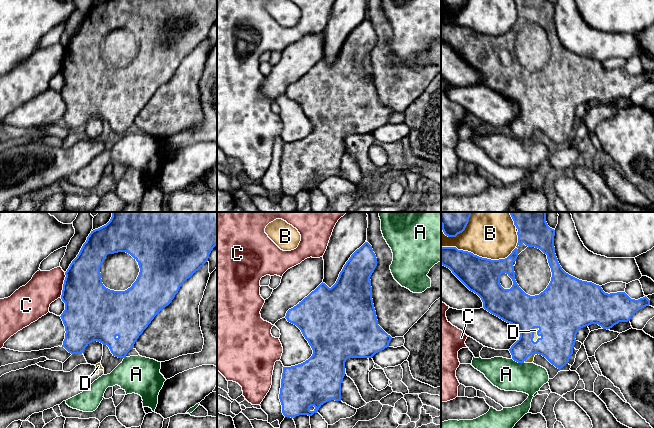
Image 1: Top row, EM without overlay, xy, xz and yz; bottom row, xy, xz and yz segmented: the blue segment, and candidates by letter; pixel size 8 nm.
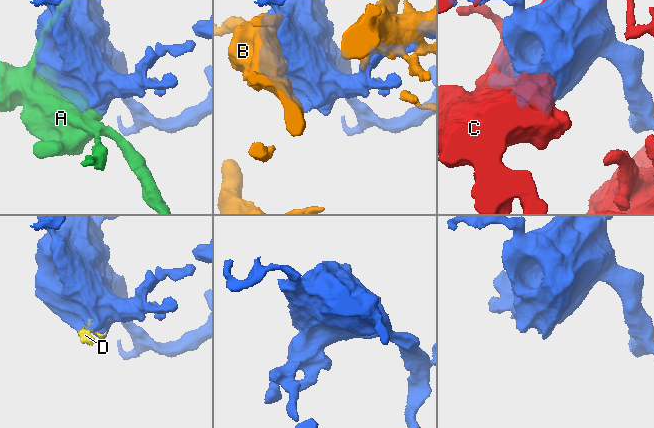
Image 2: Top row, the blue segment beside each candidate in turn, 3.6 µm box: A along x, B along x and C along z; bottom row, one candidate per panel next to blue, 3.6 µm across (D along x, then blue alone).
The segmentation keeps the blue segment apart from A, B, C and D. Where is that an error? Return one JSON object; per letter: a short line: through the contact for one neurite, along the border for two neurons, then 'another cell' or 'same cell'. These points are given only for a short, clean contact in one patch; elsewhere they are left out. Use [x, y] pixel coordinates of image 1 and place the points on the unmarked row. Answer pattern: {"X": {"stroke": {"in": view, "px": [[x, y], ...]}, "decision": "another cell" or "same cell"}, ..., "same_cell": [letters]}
{"A": {"decision": "another cell"}, "B": {"decision": "another cell"}, "C": {"decision": "another cell"}, "D": {"decision": "same cell"}, "same_cell": ["D"]}

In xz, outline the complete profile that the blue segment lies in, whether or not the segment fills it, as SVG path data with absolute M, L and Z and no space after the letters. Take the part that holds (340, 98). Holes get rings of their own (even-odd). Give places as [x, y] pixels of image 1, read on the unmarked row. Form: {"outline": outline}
{"outline": "M365 18L351 31L331 64L322 58L301 78L287 87L285 94L301 106L313 130L301 140L283 143L279 175L285 193L312 192L324 179L331 176L341 177L341 159L345 152L346 136L348 134L372 134L376 129L389 123L392 113L378 101L372 75L370 53L376 42L377 34L372 22Z"}

